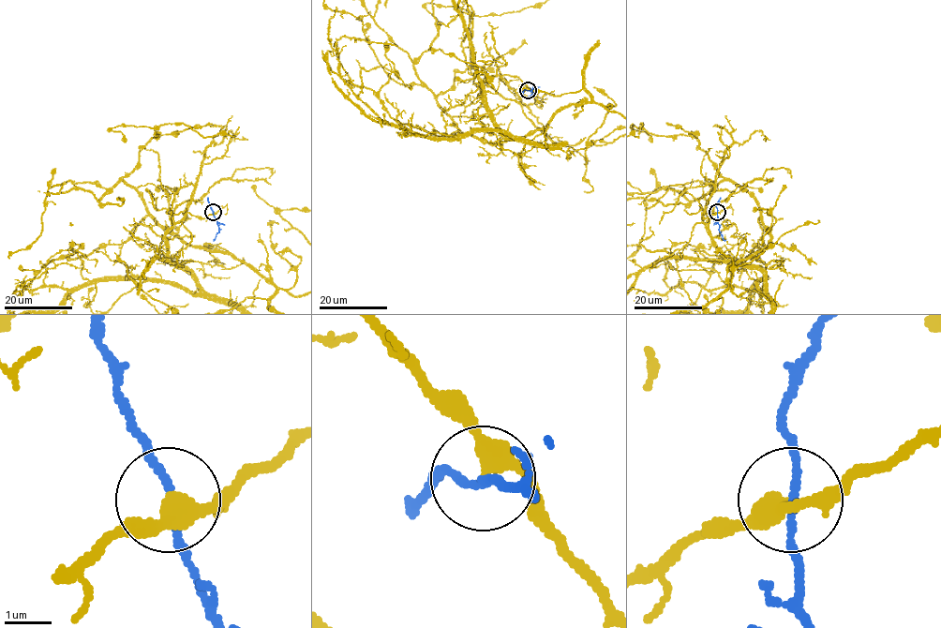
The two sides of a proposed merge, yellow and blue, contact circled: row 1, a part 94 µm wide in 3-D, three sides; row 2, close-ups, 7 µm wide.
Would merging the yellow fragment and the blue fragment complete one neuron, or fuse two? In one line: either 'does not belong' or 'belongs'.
belongs

